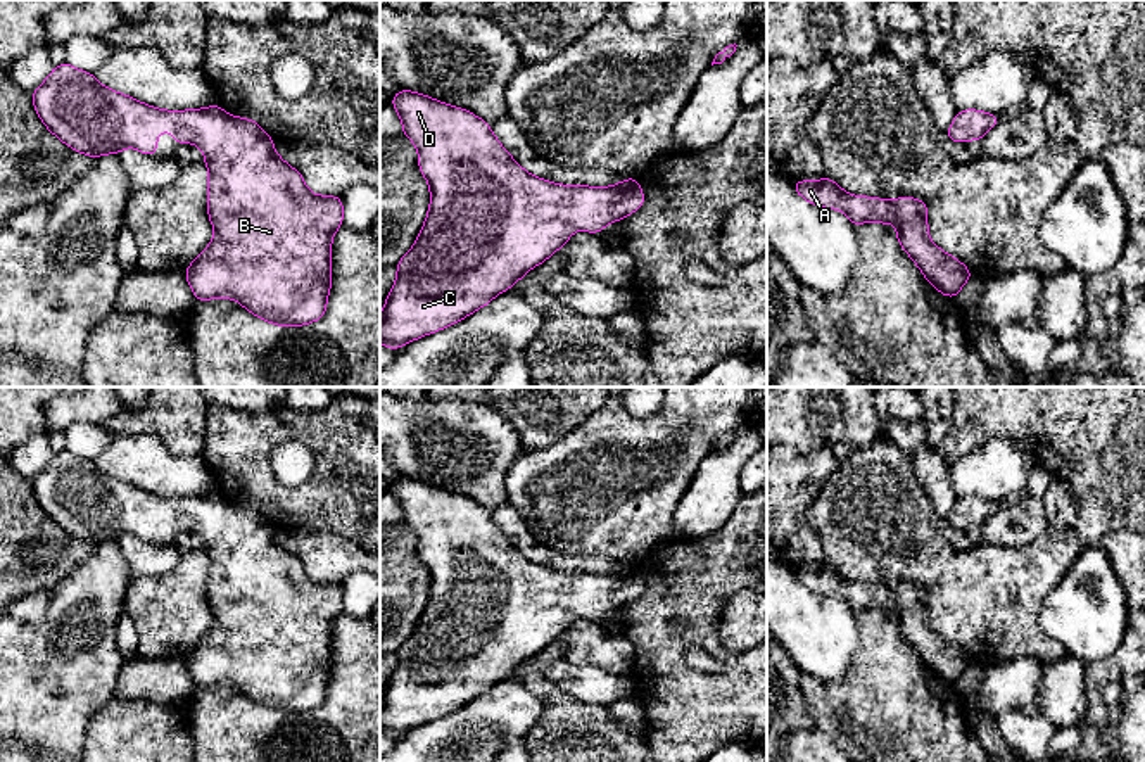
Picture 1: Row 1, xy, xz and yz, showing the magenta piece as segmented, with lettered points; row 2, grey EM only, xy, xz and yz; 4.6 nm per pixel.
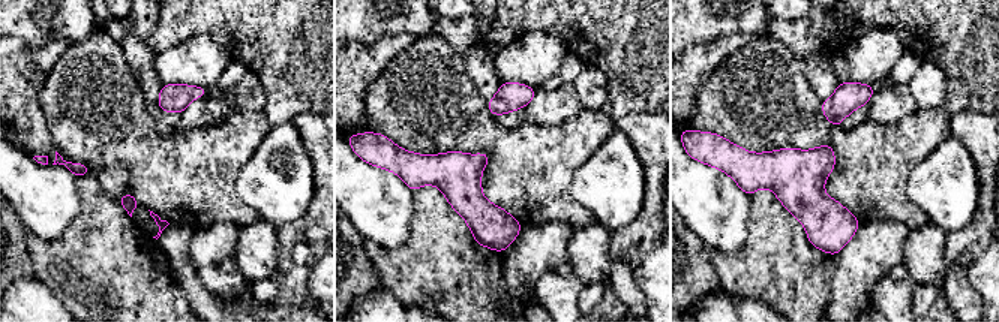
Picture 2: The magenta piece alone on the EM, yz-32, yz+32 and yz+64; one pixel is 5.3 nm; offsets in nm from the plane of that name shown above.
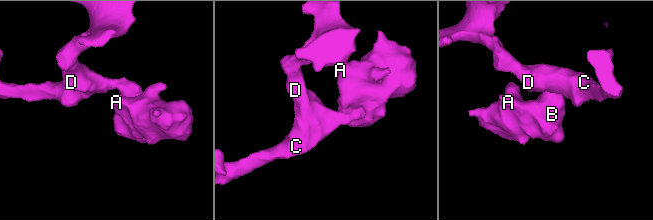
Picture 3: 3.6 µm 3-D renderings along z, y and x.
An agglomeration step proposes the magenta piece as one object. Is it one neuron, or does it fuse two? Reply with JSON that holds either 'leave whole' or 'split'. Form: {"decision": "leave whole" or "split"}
{"decision": "leave whole"}

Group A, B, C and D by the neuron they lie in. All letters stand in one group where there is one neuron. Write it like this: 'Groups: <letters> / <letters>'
Groups: A B C D

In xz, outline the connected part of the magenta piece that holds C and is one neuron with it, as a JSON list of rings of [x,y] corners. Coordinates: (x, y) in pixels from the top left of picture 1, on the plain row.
[[[399,477],[390,491],[399,499],[402,520],[418,536],[418,553],[430,574],[430,596],[414,632],[395,651],[397,665],[380,702],[380,731],[389,736],[395,738],[421,722],[452,714],[566,632],[573,619],[598,622],[606,612],[623,606],[644,591],[636,563],[613,574],[585,574],[558,572],[527,560],[499,530],[490,511],[466,496],[409,477]]]

